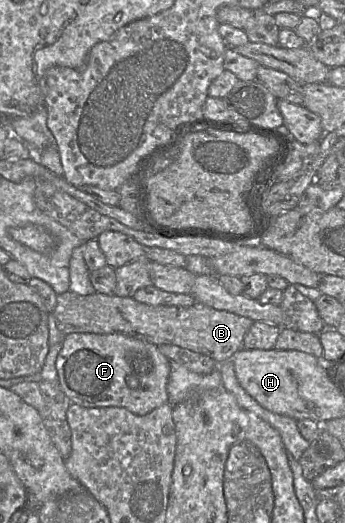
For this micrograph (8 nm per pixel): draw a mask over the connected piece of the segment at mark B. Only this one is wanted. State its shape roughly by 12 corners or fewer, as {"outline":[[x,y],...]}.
{"outline":[[57,295],[64,334],[122,333],[221,363],[254,321],[196,302]]}

